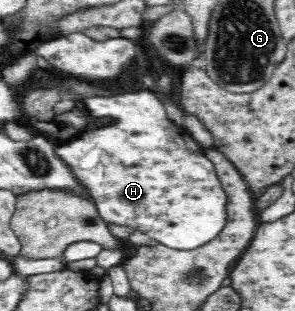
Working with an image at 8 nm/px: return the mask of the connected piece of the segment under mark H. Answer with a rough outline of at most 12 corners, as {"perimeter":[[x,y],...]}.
{"perimeter":[[152,92],[56,146],[107,224],[175,250],[215,240],[225,190]]}

